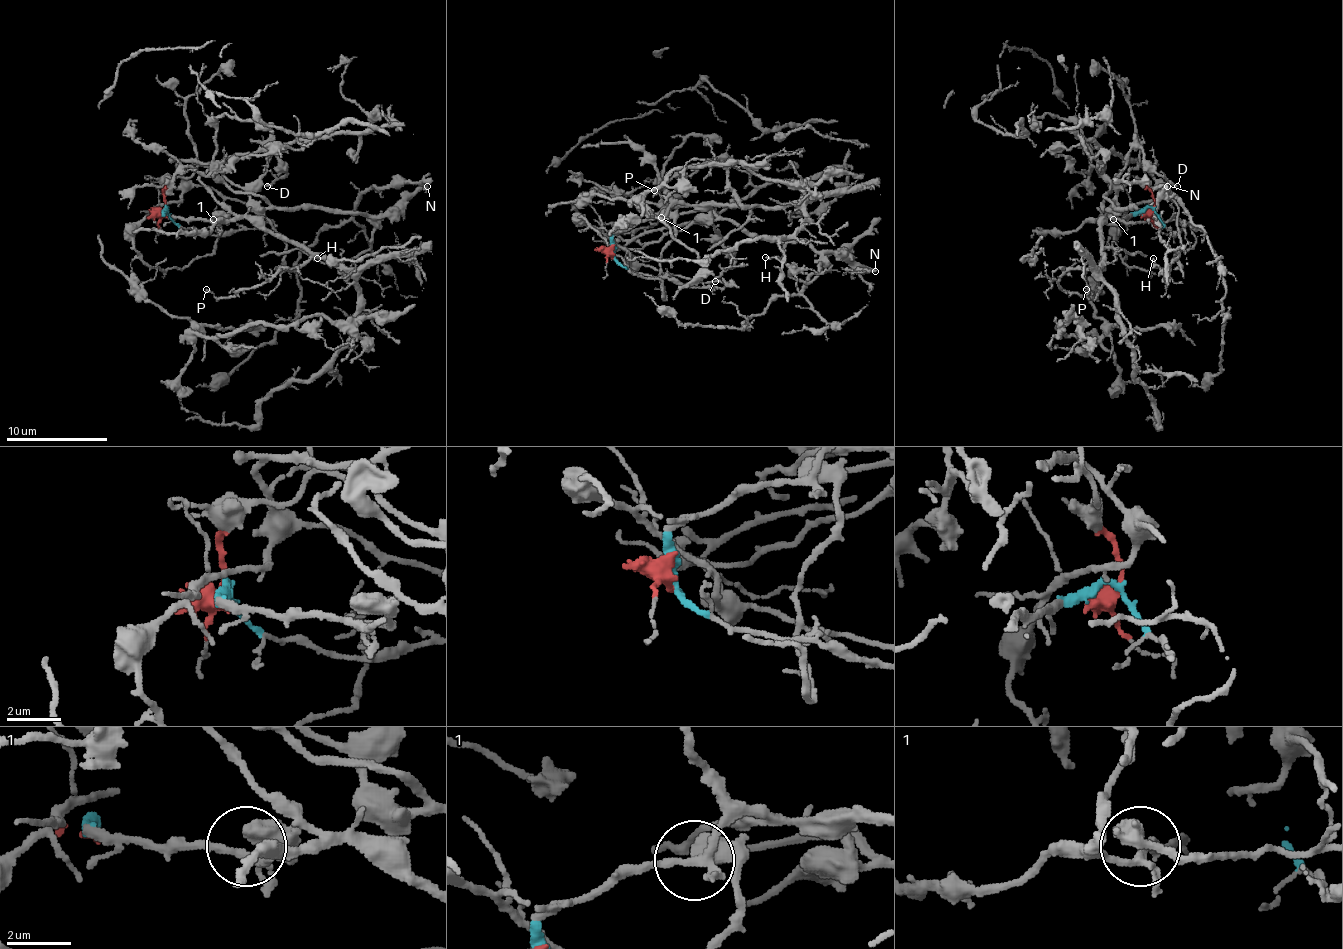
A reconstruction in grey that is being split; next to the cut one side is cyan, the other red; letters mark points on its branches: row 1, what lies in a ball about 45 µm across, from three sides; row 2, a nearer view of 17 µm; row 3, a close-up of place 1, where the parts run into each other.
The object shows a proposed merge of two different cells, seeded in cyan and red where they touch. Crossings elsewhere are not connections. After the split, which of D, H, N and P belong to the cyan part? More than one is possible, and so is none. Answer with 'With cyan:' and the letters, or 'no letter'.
With cyan: P

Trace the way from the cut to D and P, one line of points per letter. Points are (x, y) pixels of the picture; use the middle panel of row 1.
D: (613, 258), (613, 253), (638, 250), (669, 233), (706, 223), (734, 263), (714, 281)
P: (613, 258), (618, 233), (679, 202), (757, 205), (742, 202), (717, 162), (691, 164), (671, 192), (653, 190)

